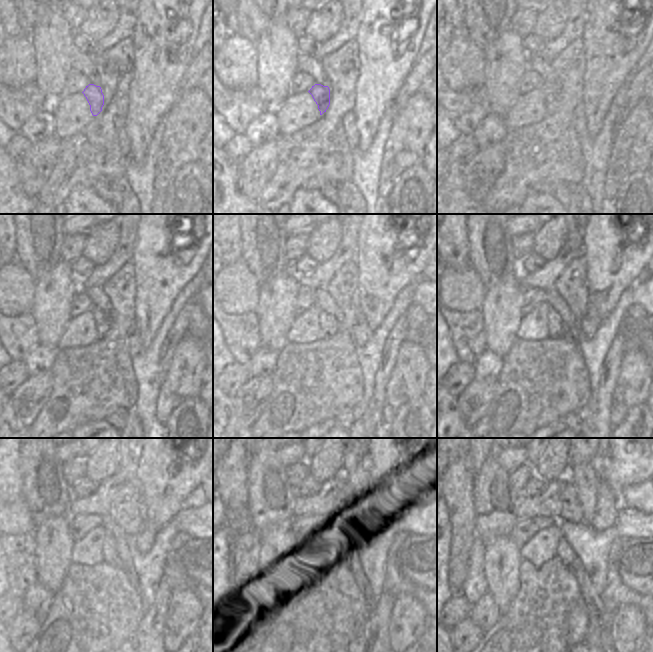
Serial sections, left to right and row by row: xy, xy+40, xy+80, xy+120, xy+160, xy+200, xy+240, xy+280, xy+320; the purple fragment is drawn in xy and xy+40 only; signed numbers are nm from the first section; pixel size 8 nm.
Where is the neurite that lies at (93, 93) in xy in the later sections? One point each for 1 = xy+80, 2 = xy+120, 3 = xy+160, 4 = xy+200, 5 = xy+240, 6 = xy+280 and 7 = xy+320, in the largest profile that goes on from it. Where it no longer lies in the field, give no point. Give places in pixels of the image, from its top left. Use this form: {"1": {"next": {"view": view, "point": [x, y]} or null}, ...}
{"1": {"next": {"view": "xy+80", "point": [551, 96]}}, "2": {"next": {"view": "xy+120", "point": [103, 321]}}, "3": {"next": {"view": "xy+160", "point": [329, 325]}}, "4": {"next": {"view": "xy+200", "point": [556, 328]}}, "5": {"next": {"view": "xy+240", "point": [109, 549]}}, "6": {"next": {"view": "xy+280", "point": [337, 549]}}, "7": {"next": {"view": "xy+320", "point": [564, 551]}}}

